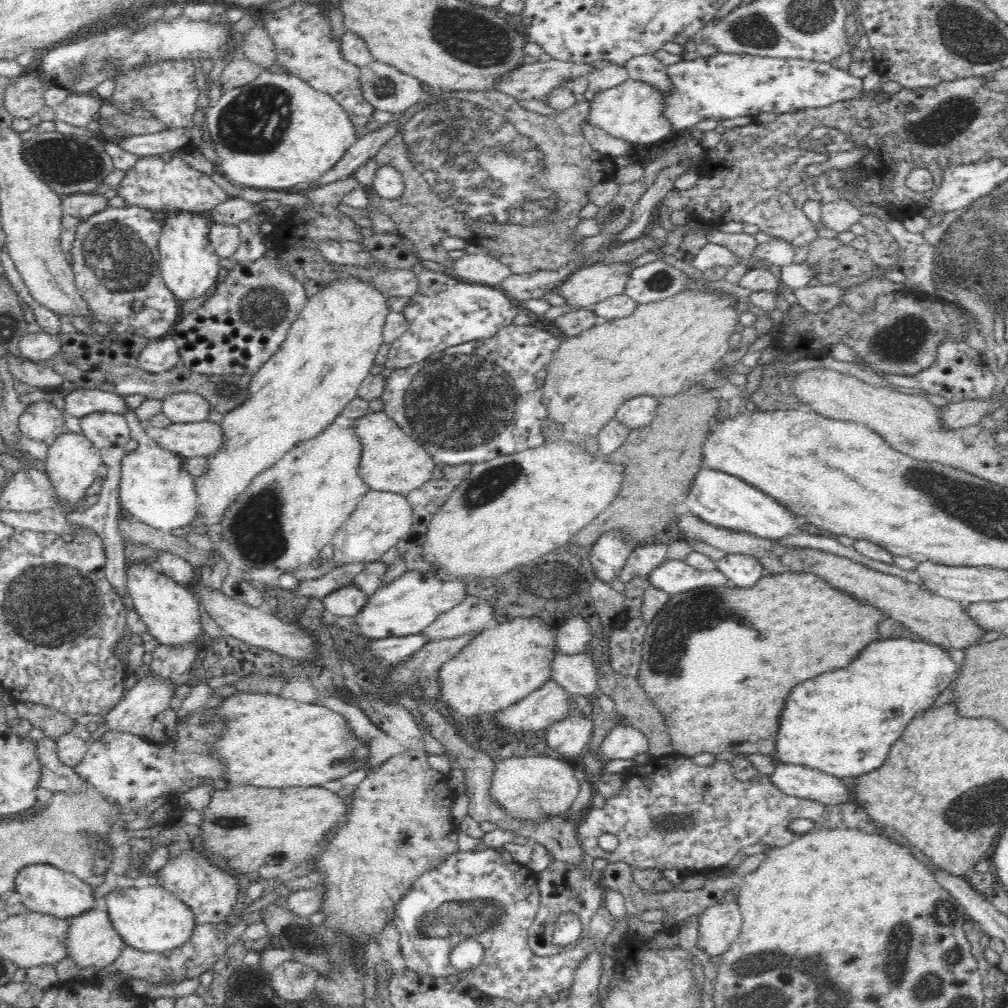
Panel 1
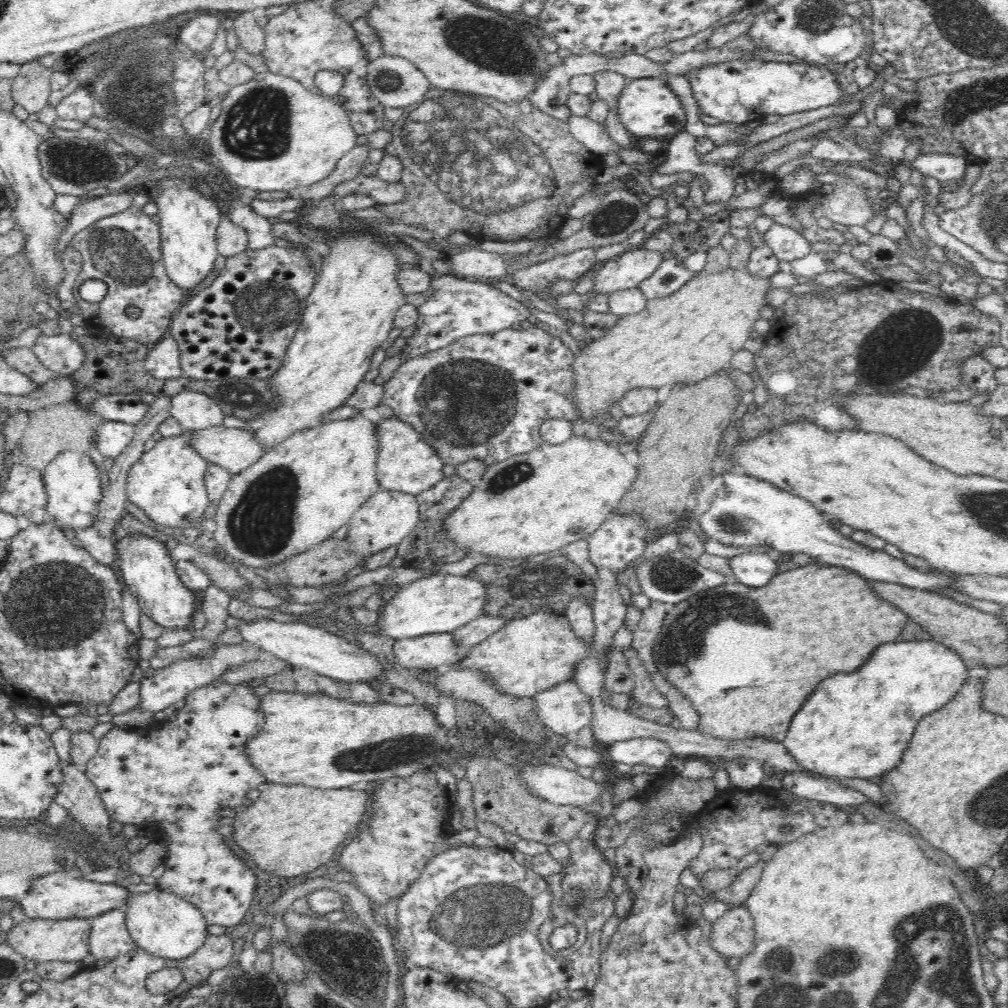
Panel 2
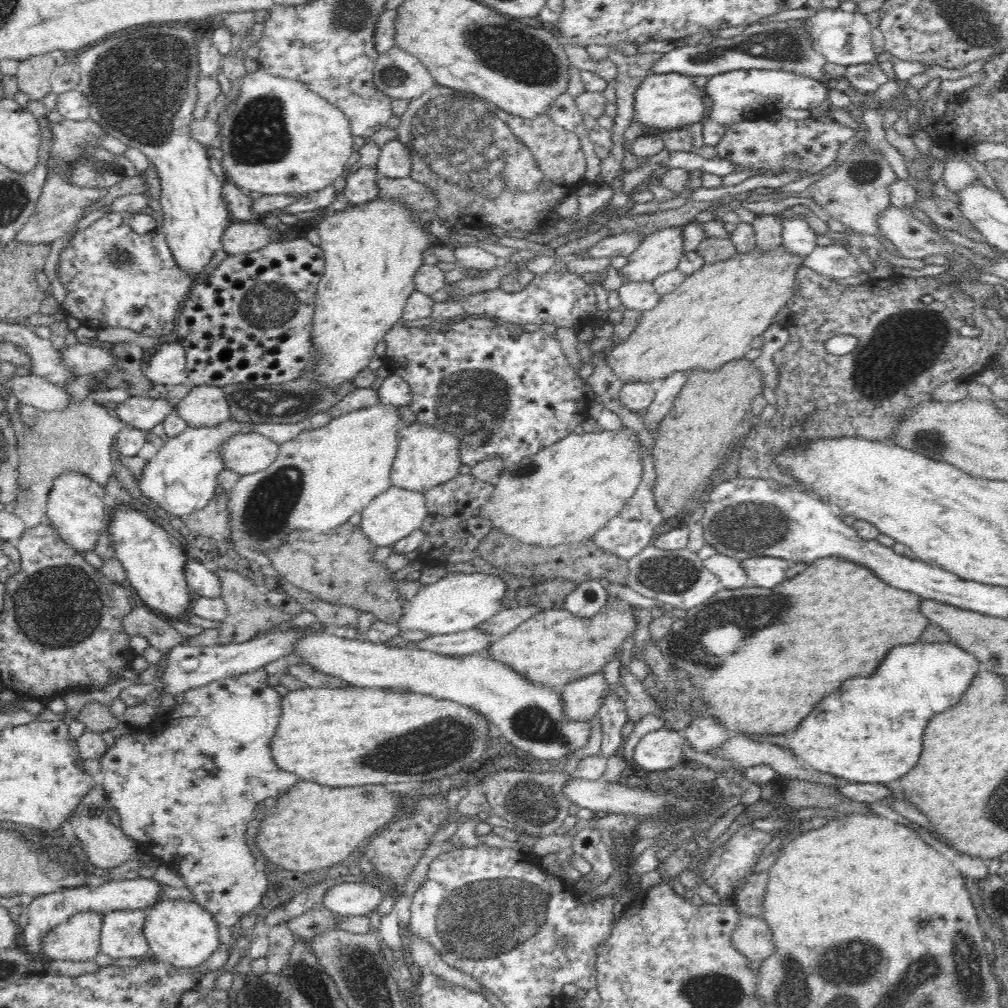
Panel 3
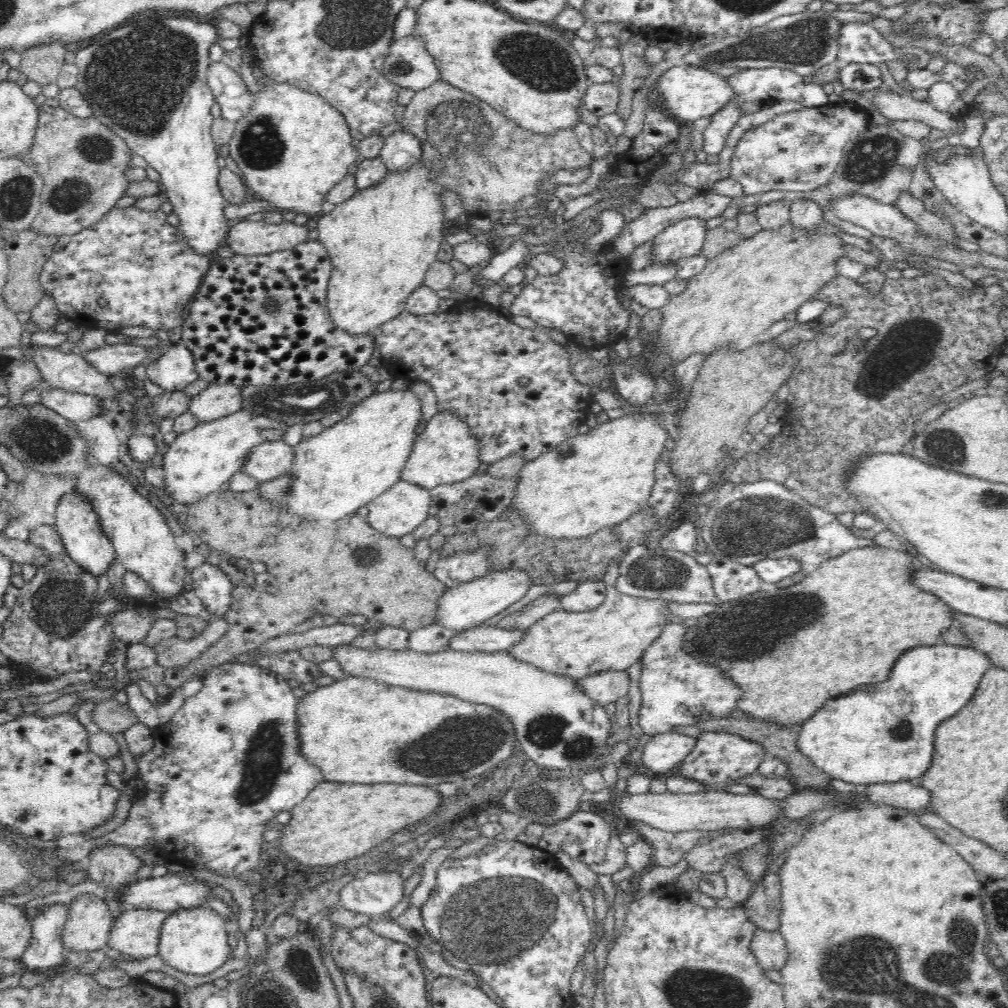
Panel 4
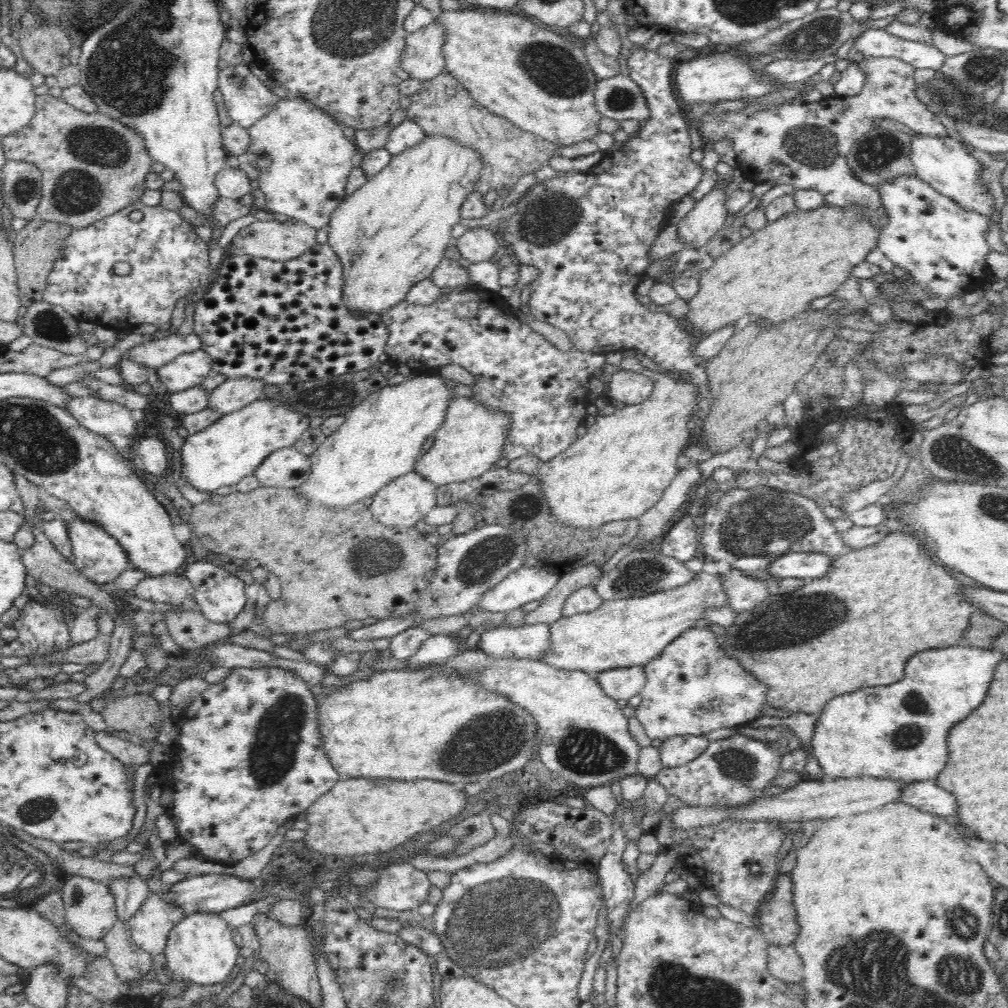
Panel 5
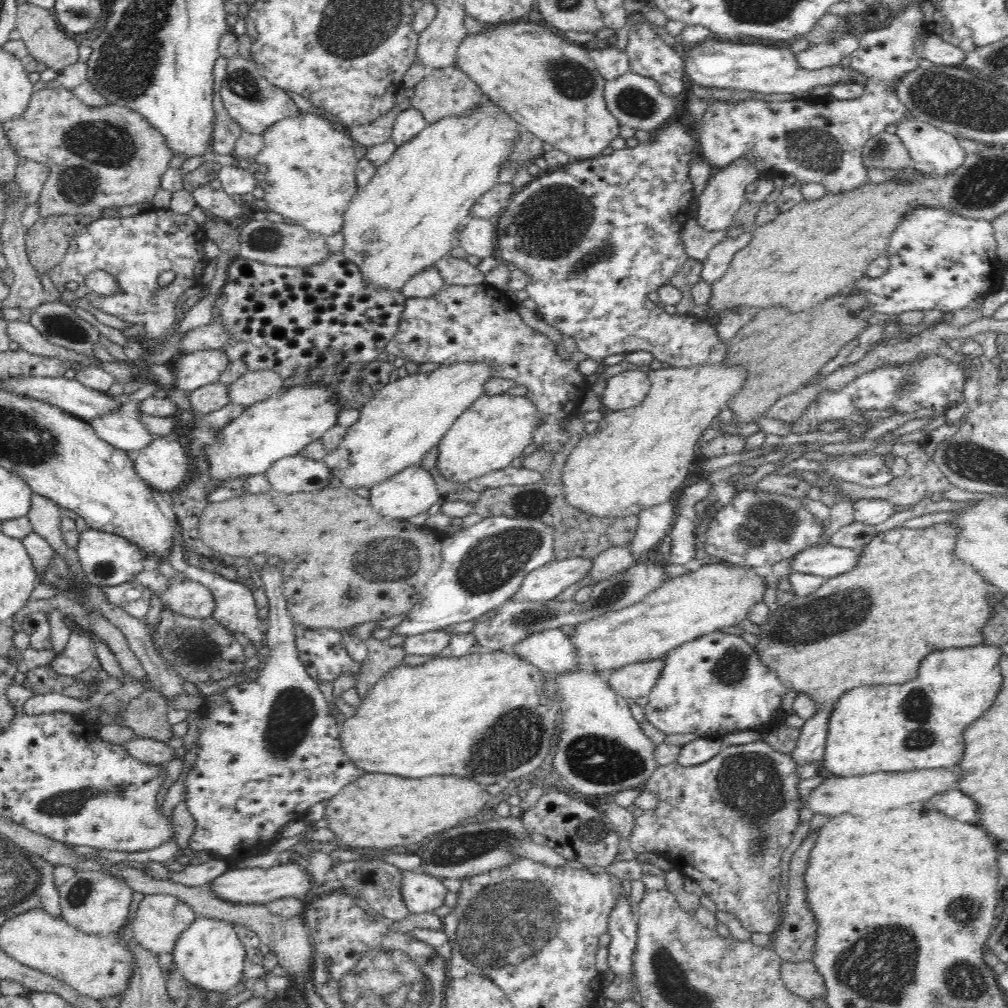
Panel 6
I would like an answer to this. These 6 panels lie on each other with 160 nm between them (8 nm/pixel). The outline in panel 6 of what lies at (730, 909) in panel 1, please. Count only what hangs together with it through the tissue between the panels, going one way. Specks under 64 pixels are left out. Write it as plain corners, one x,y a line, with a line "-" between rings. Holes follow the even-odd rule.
783,961
781,974
782,981
793,994
809,1003
815,998
826,1000
824,977
812,961

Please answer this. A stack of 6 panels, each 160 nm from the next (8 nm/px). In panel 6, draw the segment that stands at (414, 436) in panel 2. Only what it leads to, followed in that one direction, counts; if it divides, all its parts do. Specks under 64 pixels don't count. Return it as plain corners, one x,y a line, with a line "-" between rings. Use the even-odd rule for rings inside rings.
484,394
454,421
450,430
440,439
436,468
446,480
452,482
468,482
489,472
506,468
514,458
522,456
522,451
528,444
532,444
534,429
542,419
539,410
525,396

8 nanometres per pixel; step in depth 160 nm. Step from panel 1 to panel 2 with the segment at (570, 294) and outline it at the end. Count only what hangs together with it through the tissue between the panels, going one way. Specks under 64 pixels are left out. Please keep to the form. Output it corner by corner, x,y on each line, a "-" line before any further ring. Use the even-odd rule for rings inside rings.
640,246
619,254
596,266
594,292
610,294
637,287
662,264
662,252
644,250

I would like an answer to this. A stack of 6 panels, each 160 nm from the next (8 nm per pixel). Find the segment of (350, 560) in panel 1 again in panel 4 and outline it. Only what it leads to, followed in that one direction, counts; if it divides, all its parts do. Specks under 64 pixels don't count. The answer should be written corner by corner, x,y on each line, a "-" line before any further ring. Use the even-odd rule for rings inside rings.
400,480
392,488
383,492
366,506
368,509
367,522
370,527
378,530
386,537
400,539
412,533
429,518
431,495
427,488

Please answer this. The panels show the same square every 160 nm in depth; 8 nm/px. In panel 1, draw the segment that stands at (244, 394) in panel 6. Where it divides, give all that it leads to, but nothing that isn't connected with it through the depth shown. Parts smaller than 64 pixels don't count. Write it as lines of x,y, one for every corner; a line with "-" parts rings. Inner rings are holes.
177,392
165,396
162,400
161,412
172,423
189,423
207,420
211,411
210,403
199,394

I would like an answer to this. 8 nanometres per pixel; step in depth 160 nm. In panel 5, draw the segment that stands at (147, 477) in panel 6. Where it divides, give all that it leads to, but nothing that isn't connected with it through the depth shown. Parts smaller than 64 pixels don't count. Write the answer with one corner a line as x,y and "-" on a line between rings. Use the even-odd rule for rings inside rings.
140,437
136,441
134,451
137,455
137,462
149,474
164,476
168,457
166,447
157,437

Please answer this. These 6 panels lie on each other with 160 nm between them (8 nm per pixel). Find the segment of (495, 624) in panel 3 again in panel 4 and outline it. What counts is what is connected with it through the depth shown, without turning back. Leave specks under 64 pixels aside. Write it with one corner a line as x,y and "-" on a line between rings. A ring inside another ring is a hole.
546,593
539,596
531,603
518,611
504,616
496,627
508,629
526,630
531,624
538,622
543,616
549,615
555,610
562,609
559,594

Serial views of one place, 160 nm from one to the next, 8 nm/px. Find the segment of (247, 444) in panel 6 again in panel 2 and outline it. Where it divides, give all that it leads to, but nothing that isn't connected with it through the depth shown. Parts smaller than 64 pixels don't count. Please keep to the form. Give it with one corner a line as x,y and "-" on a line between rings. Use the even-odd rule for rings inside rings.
187,434
163,437
130,467
125,488
127,500
142,509
150,520
162,526
193,526
203,517
210,502
203,477
207,464
207,460
193,449

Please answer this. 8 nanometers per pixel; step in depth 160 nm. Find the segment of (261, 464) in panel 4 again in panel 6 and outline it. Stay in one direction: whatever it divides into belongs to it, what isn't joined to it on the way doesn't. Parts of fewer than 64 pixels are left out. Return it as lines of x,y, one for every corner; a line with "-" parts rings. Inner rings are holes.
300,453
294,456
285,456
274,461
270,465
270,468
267,468
266,472
263,473
274,489
290,494
296,491
315,493
319,490
328,488
330,482
330,473
323,461
312,460
300,455

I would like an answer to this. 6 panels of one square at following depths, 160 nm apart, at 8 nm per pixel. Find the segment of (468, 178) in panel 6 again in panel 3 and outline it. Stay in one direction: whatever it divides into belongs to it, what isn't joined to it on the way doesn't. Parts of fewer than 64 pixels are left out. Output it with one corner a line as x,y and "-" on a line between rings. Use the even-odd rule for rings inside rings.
376,198
376,200
372,200
372,202
352,205
351,208
345,211
338,211
327,217
324,216
317,225
321,240
320,246
322,247
325,260
325,271
322,273
322,278
317,286
316,308
314,308
314,314
311,320
311,341
313,342
313,346
315,346
315,350
317,350
317,365
311,370
311,373
314,374
314,378
317,378
322,386
334,388
334,386
340,386
342,382
353,381
354,378
370,364
370,358
375,355
374,350
376,350
378,342
384,340
386,332
388,332
394,324
401,322
401,316
408,302
408,298
415,291
414,275
416,274
417,268
424,264
422,252
424,252
426,248
427,250
431,250
432,247
438,243
428,231
429,223
424,224
412,219
411,214
413,211
420,210
411,210
408,206
405,206
405,204
397,200
382,200
381,198

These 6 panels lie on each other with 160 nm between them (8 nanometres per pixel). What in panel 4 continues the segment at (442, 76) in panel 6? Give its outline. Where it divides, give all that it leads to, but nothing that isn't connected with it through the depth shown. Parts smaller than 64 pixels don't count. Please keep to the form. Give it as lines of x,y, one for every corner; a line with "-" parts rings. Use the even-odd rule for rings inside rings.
442,80
420,90
406,106
401,130
421,140
424,167
439,174
438,184
446,185
460,197
462,208
471,217
487,216
489,212
508,212
526,196
542,196
540,182
554,176
558,170
580,170
591,166
593,157
581,147
574,129
561,128
550,134
538,134
522,128
501,112

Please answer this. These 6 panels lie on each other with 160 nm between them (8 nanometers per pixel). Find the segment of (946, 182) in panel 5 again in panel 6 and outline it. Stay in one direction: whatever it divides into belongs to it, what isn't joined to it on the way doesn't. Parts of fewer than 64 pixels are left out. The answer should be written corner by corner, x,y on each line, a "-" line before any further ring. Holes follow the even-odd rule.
910,118
897,124
896,134
906,145
911,157
911,167
924,175
946,176
958,171
967,158
966,152
958,145
957,138
927,122

